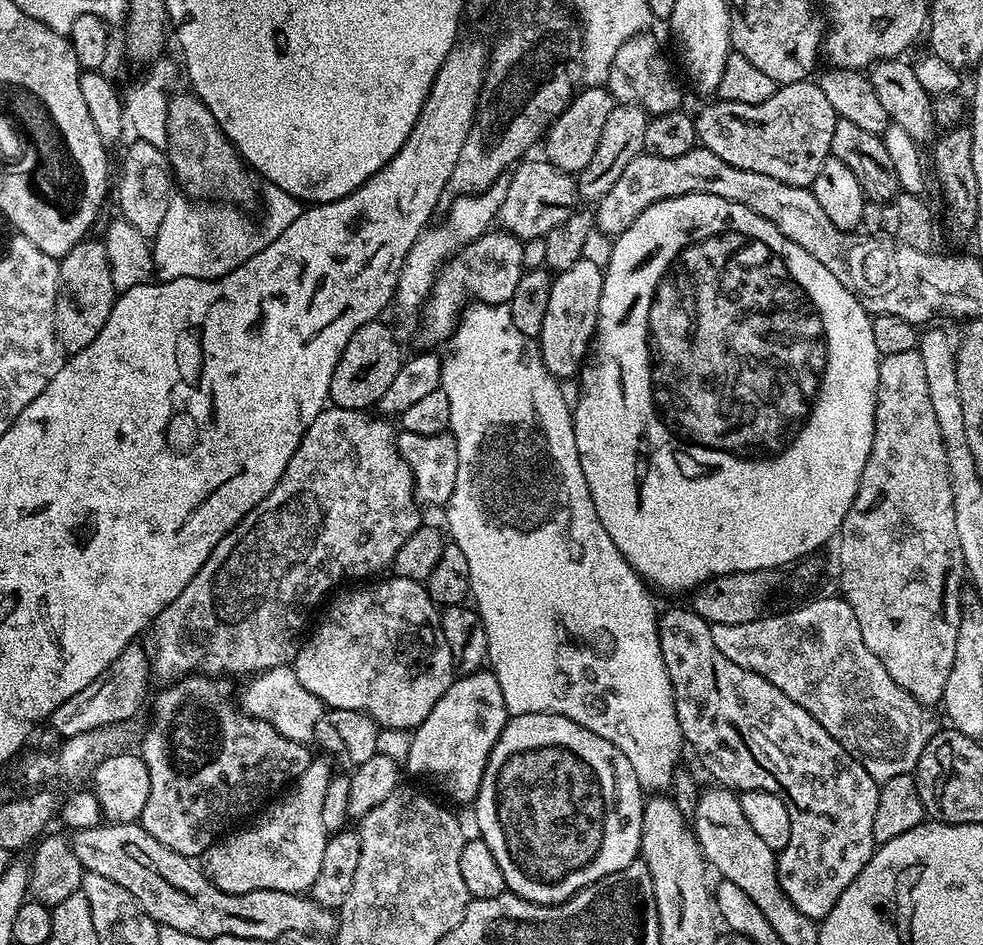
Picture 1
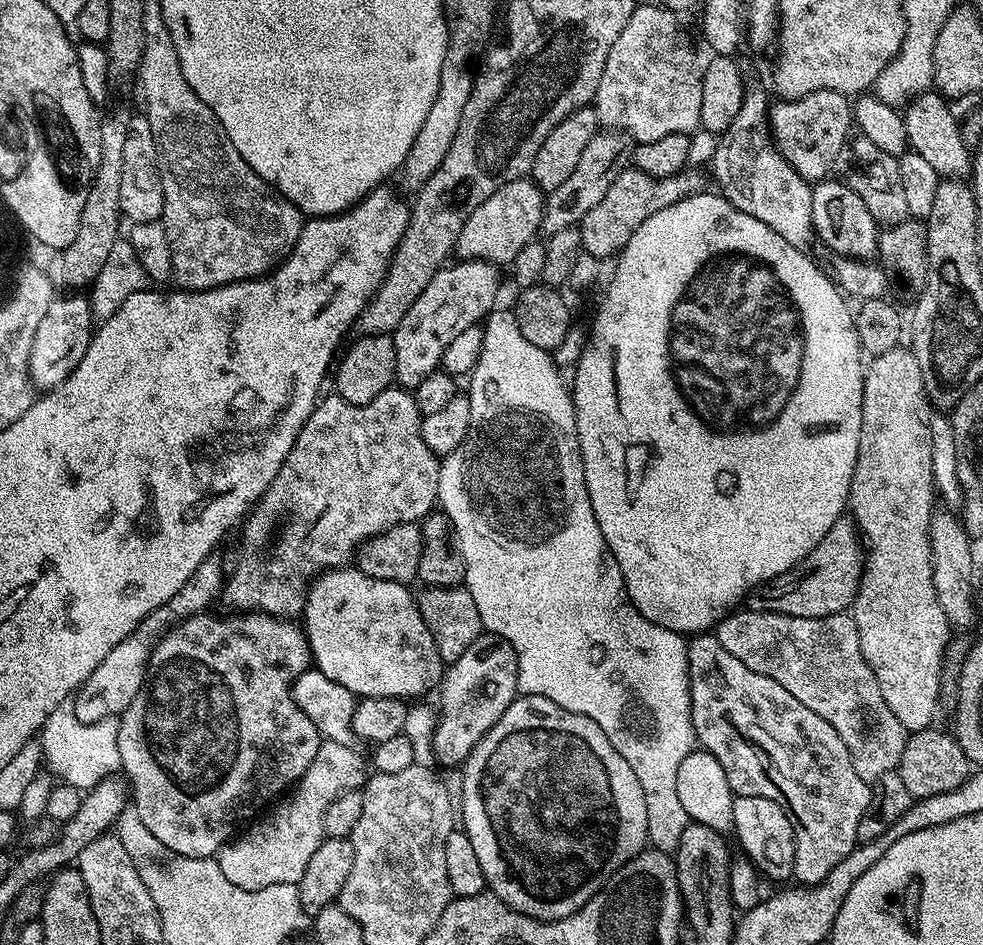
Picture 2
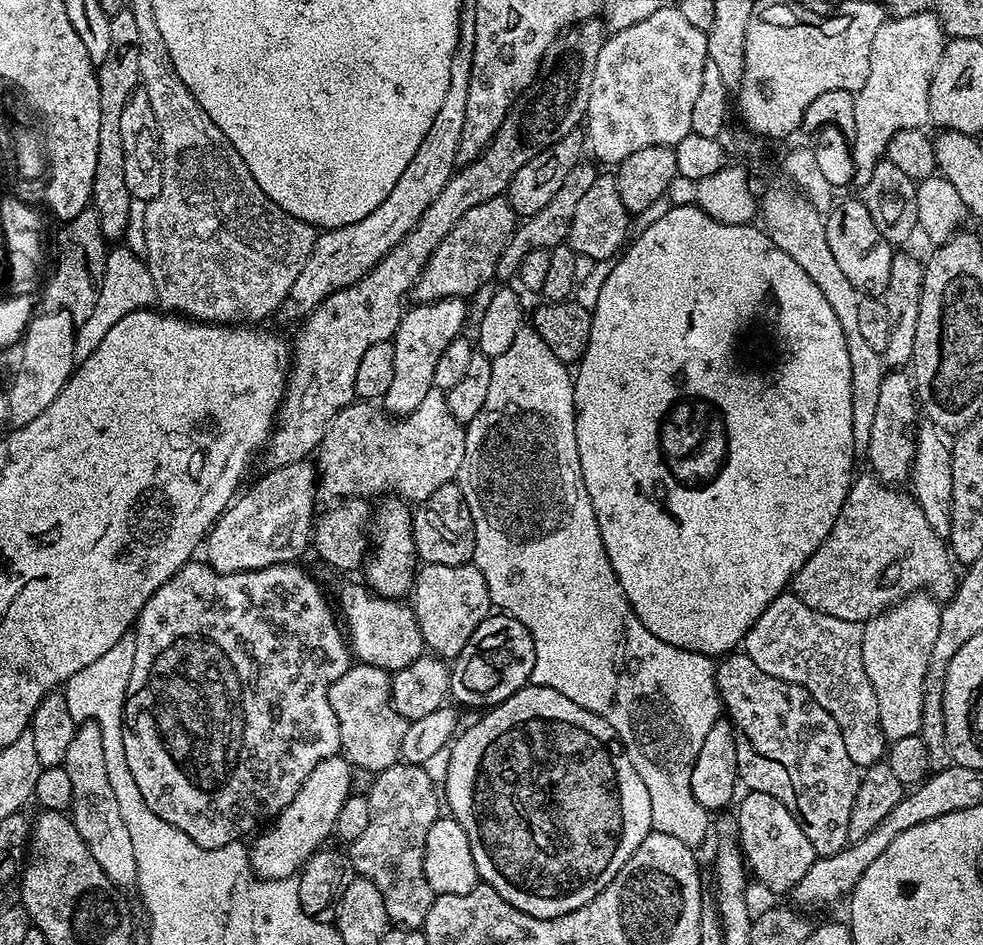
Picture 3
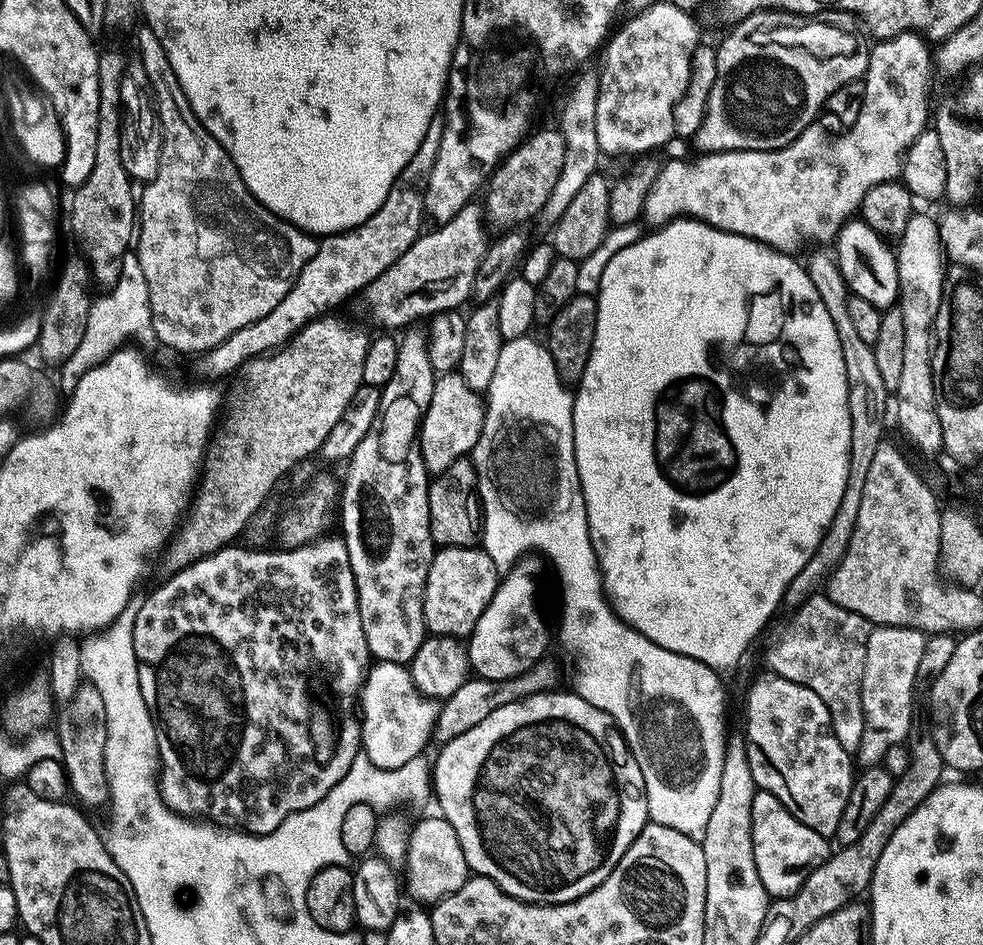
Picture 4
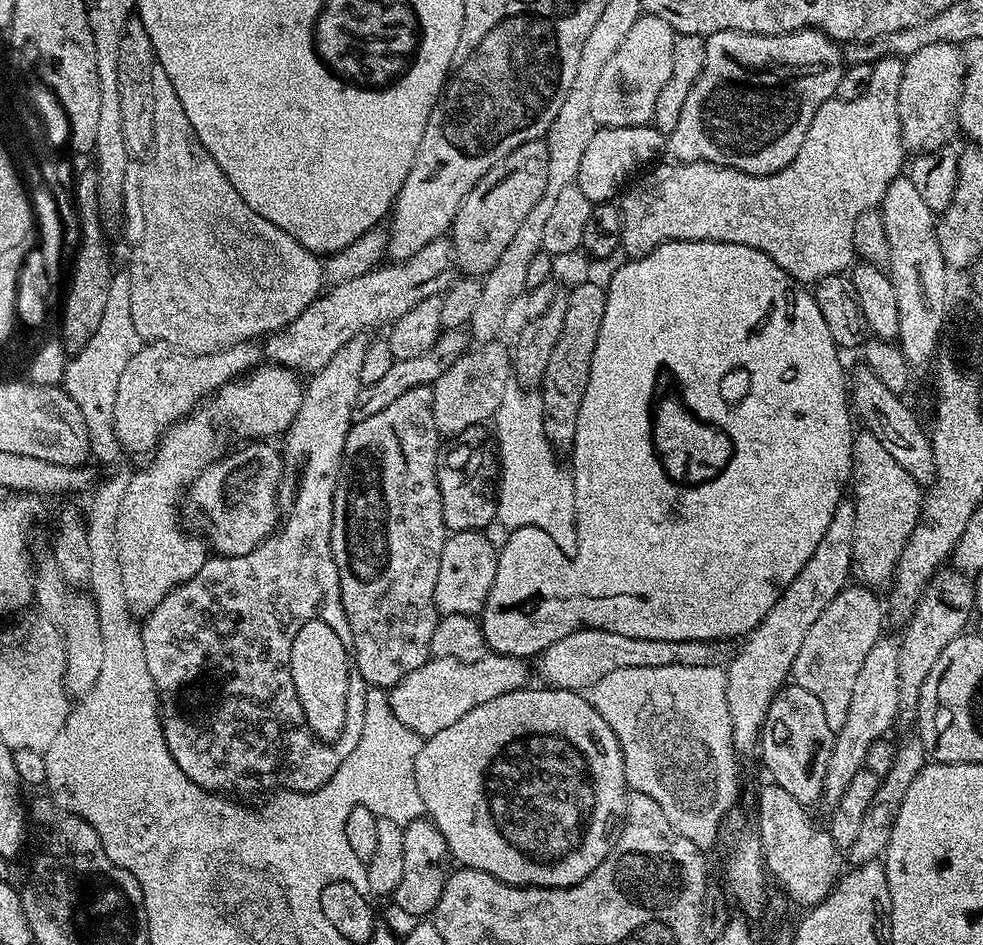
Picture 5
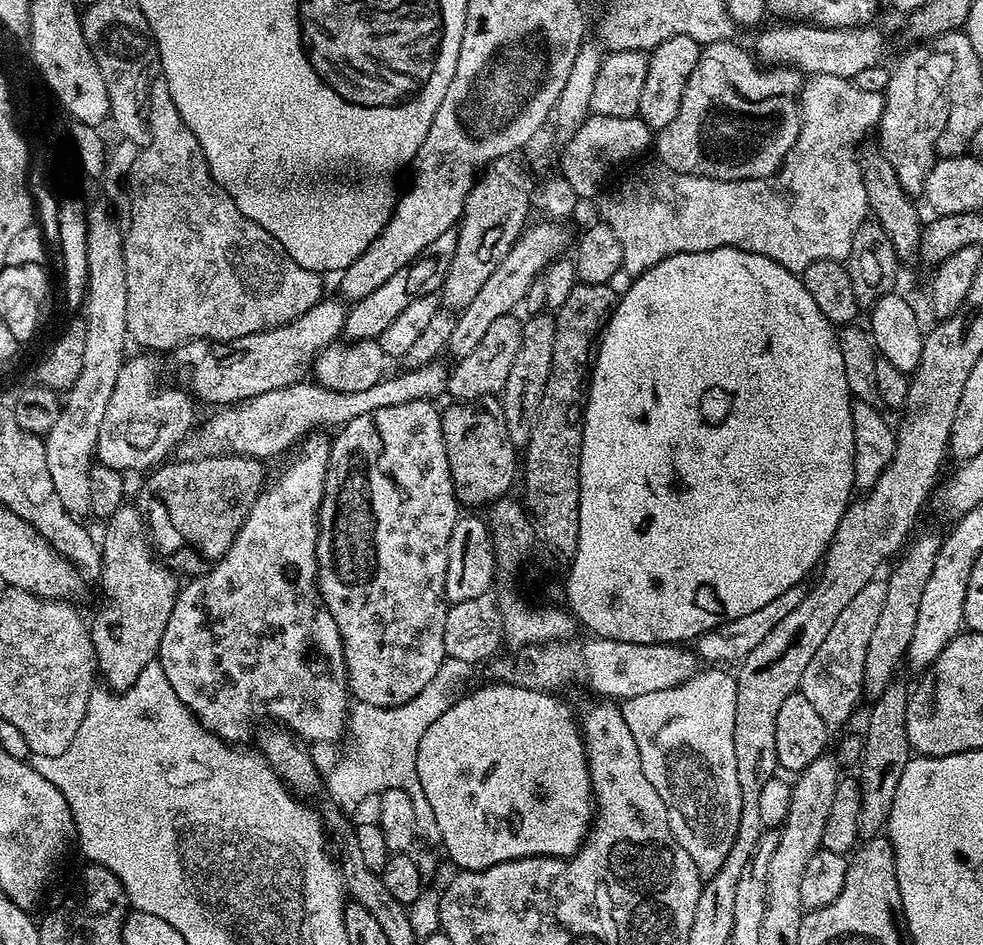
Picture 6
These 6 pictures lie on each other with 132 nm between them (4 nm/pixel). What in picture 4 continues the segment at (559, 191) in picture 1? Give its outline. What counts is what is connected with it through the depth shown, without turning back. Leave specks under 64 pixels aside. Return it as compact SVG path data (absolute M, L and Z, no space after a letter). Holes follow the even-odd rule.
M479 203L458 210L450 222L439 225L437 232L425 231L417 236L406 254L398 258L366 289L368 312L381 324L381 329L407 329L419 316L431 318L437 312L450 312L471 297L474 278L486 259L489 241L484 240L485 219ZM428 232L428 233L427 233ZM408 324L408 325L407 325Z

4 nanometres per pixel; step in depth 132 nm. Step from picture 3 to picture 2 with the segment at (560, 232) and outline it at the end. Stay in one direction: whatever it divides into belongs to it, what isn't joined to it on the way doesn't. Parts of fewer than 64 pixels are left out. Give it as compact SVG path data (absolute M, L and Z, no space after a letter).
M601 130L594 138L590 138L590 143L586 145L586 150L582 150L582 158L578 158L578 166L574 166L570 178L566 178L566 182L562 182L558 190L547 193L541 229L551 234L577 227L586 218L586 214L590 214L590 210L594 210L594 206L598 206L598 202L606 198L606 190L610 190L620 171L629 167L633 147L632 137L615 130Z

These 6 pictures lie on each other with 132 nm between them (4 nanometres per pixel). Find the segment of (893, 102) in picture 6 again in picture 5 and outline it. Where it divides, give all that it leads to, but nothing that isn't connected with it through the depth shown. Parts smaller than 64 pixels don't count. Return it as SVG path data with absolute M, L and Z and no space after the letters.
M950 42L930 44L905 59L899 87L898 110L904 147L912 152L931 152L945 147L958 134L961 90L967 64L961 47Z

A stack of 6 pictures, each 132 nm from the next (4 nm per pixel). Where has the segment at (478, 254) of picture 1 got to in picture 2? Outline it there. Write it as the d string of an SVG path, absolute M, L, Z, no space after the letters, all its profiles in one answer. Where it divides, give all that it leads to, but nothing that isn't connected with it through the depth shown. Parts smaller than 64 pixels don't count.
M460 260L440 268L438 274L430 278L430 286L426 286L426 290L418 294L414 306L406 310L406 318L402 318L396 331L391 333L396 351L395 383L399 387L405 390L417 388L430 373L441 367L446 346L450 346L450 342L454 342L454 338L458 338L462 330L479 325L497 307L496 299L500 296L500 272L501 269L488 260Z

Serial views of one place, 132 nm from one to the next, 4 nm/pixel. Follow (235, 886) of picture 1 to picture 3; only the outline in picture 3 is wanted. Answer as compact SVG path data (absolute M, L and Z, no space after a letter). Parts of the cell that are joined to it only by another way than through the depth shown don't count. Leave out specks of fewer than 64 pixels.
M340 754L318 762L318 766L310 770L310 778L306 778L298 794L294 794L294 802L290 802L290 806L286 806L286 810L282 810L280 815L251 841L253 844L250 844L250 867L257 877L266 880L293 879L304 867L304 863L314 853L321 851L325 845L324 839L331 837L336 831L338 810L342 810L342 802L346 802L353 789L352 775L352 765Z

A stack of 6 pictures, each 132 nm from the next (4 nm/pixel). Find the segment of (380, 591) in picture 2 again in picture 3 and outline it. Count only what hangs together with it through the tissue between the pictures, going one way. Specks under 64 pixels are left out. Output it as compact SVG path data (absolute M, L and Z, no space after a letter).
M357 582L341 590L338 612L346 629L350 651L359 663L378 666L391 674L425 655L422 630L418 630L416 615L407 603L378 596L363 583Z

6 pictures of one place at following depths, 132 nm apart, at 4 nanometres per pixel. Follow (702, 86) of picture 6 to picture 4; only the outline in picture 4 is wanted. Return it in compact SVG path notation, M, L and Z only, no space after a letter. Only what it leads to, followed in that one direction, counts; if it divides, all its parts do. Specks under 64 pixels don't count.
M755 12L741 24L731 25L727 29L728 37L718 44L714 86L710 86L702 124L694 137L701 153L769 152L784 148L814 123L834 90L867 73L870 48L854 33L832 24L812 24L816 22L796 22L800 24L793 28L764 28L772 18L772 12Z

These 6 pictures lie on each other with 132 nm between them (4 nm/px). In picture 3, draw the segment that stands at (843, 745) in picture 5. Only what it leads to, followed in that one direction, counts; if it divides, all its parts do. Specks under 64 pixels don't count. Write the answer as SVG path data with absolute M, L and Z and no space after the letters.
M917 594L906 597L893 608L888 608L864 624L862 666L866 666L866 678L870 678L870 686L874 686L874 694L878 698L878 716L885 741L891 742L920 734L926 670L930 666L930 650L934 650L934 642L938 638L940 609L941 605L933 597Z

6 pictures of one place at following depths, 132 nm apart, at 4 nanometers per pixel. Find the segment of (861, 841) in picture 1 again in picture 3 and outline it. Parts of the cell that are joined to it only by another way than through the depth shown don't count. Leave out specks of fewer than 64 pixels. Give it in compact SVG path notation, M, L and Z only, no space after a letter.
M733 651L715 665L716 688L726 716L732 722L734 740L737 742L739 783L748 792L770 794L794 814L802 834L810 838L817 857L833 856L848 847L850 841L850 810L854 810L854 798L858 798L858 786L862 770L846 751L842 742L842 730L834 718L814 699L806 689L797 684L774 678L766 670L758 670L747 652Z

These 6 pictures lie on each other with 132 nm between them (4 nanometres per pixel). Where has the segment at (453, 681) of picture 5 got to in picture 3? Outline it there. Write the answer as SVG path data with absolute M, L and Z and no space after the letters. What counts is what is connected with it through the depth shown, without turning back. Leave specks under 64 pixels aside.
M359 662L334 682L328 691L334 718L338 718L340 746L353 769L369 774L386 770L400 760L402 734L406 734L409 721L406 721L392 708L392 681L389 673L378 666Z

